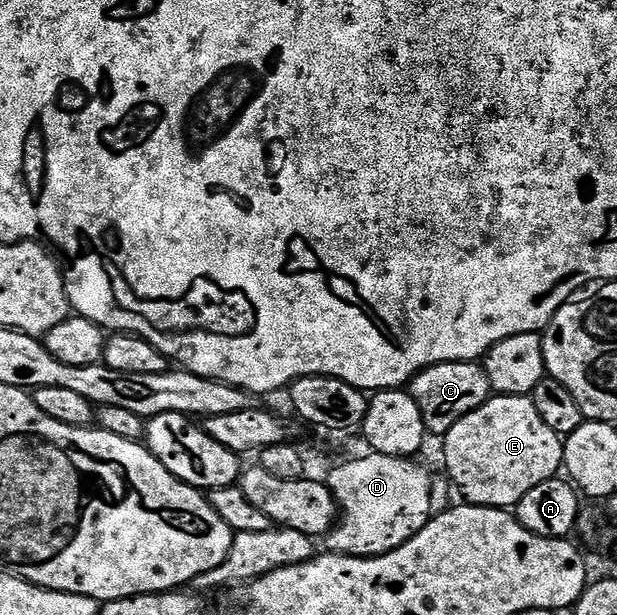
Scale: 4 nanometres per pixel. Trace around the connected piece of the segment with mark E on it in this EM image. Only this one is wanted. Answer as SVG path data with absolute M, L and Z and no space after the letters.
M493 395L486 404L478 407L478 411L470 411L466 419L458 419L450 431L443 434L444 465L452 476L454 484L460 488L465 502L470 505L481 505L487 509L511 510L526 495L526 491L534 491L538 483L546 483L561 472L564 464L564 442L561 434L550 431L538 415L538 407L534 407L531 396L501 397Z

